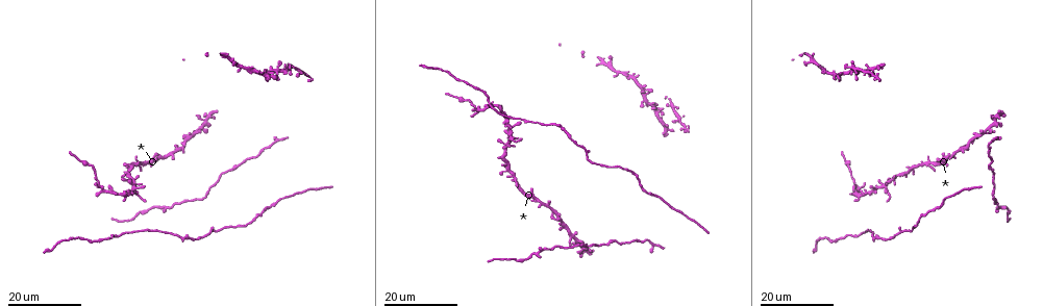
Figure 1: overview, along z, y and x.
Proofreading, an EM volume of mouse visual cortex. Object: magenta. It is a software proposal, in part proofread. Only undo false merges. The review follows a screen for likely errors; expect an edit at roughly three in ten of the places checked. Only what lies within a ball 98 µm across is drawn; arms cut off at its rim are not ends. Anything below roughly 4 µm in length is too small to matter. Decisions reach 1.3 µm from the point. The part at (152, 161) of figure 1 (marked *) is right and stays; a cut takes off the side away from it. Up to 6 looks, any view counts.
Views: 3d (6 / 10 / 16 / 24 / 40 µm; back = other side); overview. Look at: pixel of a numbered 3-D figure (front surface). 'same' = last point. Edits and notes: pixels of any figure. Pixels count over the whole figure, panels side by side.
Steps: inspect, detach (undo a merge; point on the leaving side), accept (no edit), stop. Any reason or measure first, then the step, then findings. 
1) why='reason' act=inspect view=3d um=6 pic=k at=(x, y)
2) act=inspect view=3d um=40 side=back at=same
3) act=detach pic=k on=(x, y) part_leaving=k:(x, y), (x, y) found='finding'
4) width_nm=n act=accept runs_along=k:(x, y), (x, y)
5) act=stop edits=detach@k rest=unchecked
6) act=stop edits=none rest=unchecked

why='a fork' act=inspect view=3d um=24 pic=1 at=(991, 168)

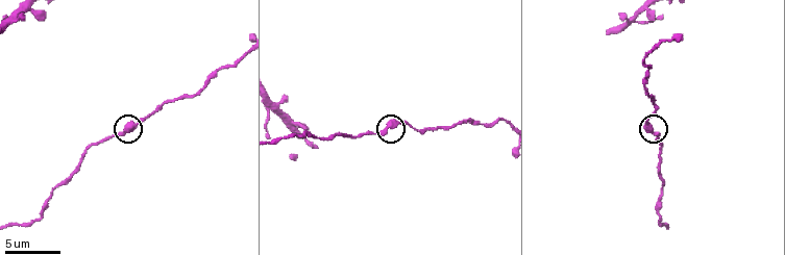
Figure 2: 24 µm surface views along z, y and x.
act=inspect view=3d um=6 pic=2 at=(126, 130)

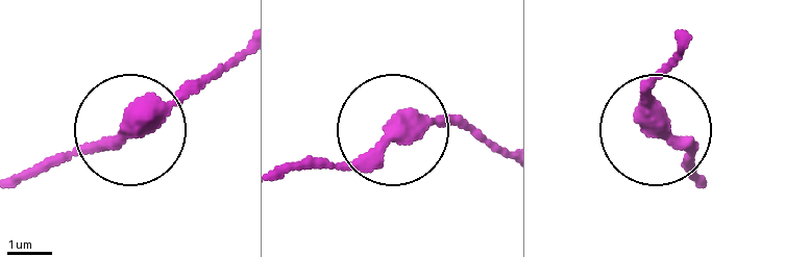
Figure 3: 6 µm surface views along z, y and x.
act=accept found='continuous, no second cell'

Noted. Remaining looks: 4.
why='a fork' act=inspect view=3d um=24 pic=1 at=(578, 240)

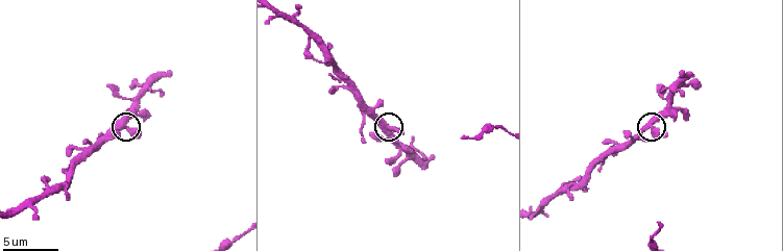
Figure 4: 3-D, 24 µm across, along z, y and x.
act=inspect view=3d um=6 pic=4 at=(386, 129)

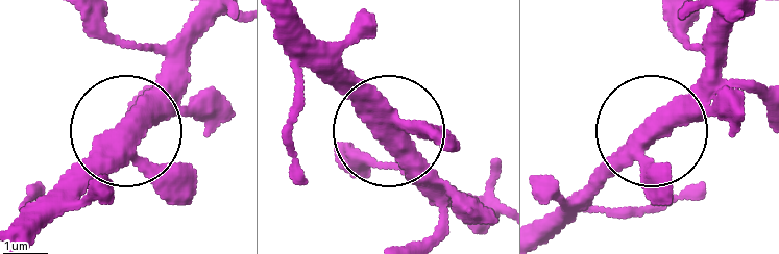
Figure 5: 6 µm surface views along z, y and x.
width_nm=410 act=accept runs_along=5:(537, 242), (713, 70) found='continuous, no second cell'

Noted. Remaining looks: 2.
why='three-way junction' act=inspect view=3d um=24 pic=1 at=(859, 194)

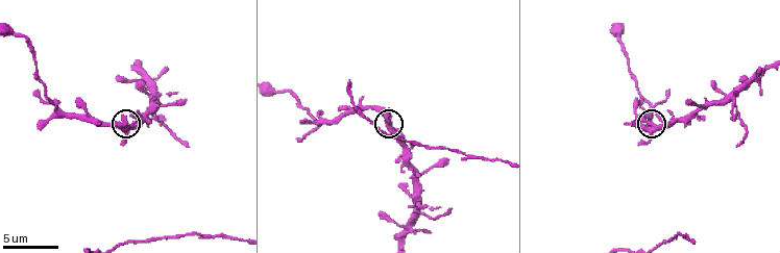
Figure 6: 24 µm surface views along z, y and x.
act=inspect view=3d um=6 pic=6 at=(650, 132)

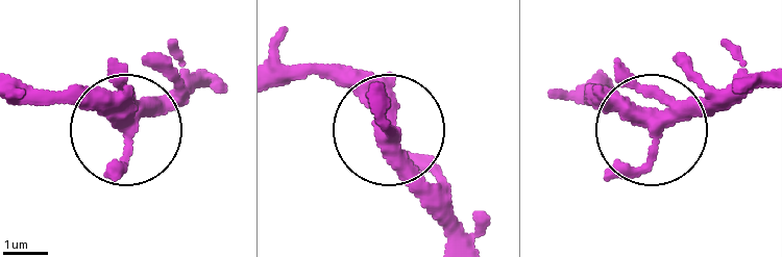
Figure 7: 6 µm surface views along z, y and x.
width_nm=340 act=accept runs_along=7:(442, 237), (397, 136), (352, 92), (311, 73) found='one cell here'

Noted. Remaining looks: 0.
act=stop edits=none rest=unchecked

